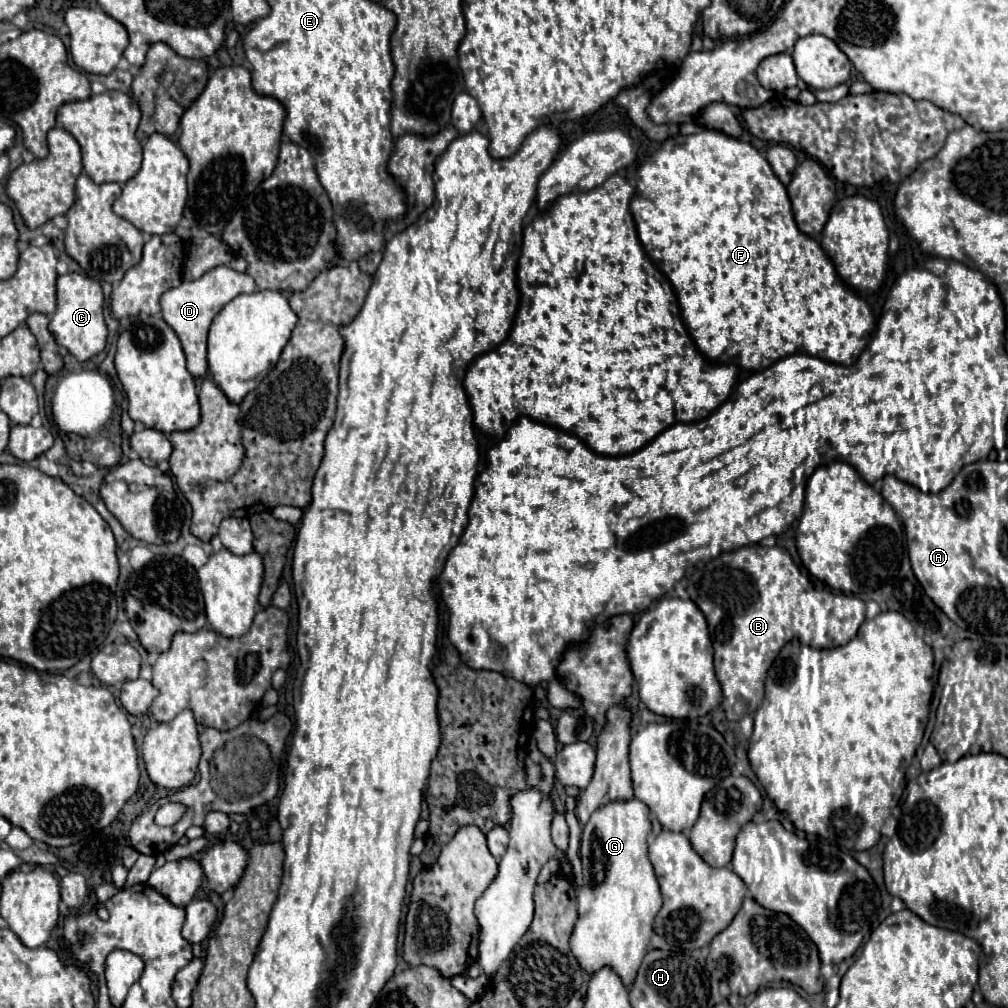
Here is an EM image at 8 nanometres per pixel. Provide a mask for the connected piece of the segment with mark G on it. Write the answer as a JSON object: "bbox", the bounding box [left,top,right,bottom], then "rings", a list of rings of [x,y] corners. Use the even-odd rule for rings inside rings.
{"bbox":[570,799,662,989],"rings":[[[638,799],[604,805],[598,811],[594,811],[590,821],[584,825],[582,843],[580,843],[584,887],[578,893],[578,921],[570,937],[570,947],[580,967],[586,973],[594,975],[596,971],[600,971],[600,967],[612,967],[612,971],[616,971],[616,975],[622,979],[626,989],[630,989],[636,979],[636,971],[646,955],[650,937],[654,933],[652,929],[654,917],[662,907],[662,895],[660,895],[658,881],[654,877],[654,869],[650,865],[648,849],[646,849],[648,847],[646,841],[652,831],[648,815],[650,815],[650,809]]]}

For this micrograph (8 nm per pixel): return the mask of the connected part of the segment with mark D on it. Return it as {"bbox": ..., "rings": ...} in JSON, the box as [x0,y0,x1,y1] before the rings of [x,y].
{"bbox":[162,265,256,377],"rings":[[[220,265],[214,267],[212,271],[204,273],[200,279],[196,281],[184,281],[180,287],[168,289],[162,299],[162,315],[164,321],[176,331],[180,343],[184,343],[184,355],[188,361],[188,371],[194,377],[204,377],[208,373],[208,359],[206,359],[206,339],[208,339],[208,329],[212,319],[220,313],[220,309],[232,301],[234,297],[242,295],[242,293],[254,293],[256,291],[256,283],[250,275],[246,273],[238,273],[228,265]]]}

